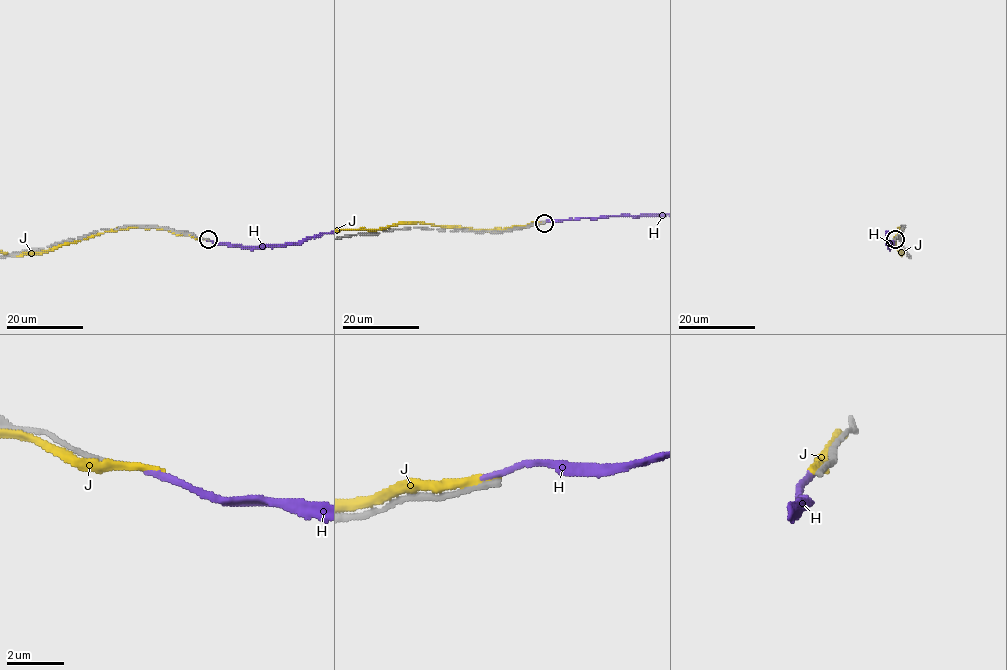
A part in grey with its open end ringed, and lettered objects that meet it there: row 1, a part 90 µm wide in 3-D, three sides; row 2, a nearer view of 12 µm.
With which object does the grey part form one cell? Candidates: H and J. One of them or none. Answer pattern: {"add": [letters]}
{"add": []}

